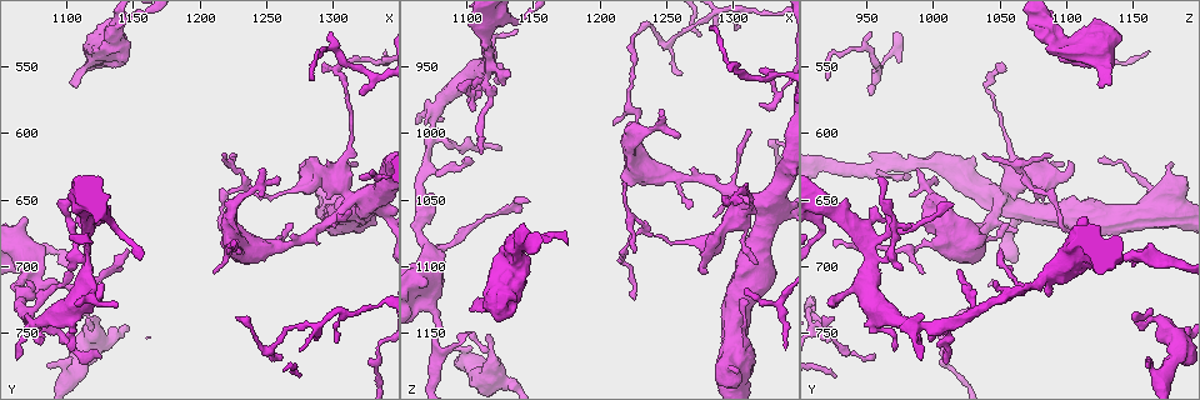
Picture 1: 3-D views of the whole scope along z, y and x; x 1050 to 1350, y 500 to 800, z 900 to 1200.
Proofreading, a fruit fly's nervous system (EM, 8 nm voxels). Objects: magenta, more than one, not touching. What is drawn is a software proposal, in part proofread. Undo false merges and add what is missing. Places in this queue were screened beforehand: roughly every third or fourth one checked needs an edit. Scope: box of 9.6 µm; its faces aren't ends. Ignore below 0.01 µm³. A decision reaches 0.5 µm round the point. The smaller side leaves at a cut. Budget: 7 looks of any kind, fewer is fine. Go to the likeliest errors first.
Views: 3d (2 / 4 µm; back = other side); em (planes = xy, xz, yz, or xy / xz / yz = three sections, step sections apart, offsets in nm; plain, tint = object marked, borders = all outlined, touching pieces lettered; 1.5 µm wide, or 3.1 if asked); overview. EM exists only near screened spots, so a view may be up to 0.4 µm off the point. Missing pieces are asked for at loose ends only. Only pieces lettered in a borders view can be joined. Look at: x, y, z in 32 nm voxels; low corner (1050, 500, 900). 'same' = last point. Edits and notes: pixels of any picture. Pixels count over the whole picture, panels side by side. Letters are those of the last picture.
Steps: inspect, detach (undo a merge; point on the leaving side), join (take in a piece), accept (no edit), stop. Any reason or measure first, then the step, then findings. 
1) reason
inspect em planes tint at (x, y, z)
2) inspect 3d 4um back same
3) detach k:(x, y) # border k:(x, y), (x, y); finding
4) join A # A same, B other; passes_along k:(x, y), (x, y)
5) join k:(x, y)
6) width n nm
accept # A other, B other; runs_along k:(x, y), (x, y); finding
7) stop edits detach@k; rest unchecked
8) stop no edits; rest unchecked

free end
inspect em 3.1um xz step 16 borders at (1104, 702, 1022)

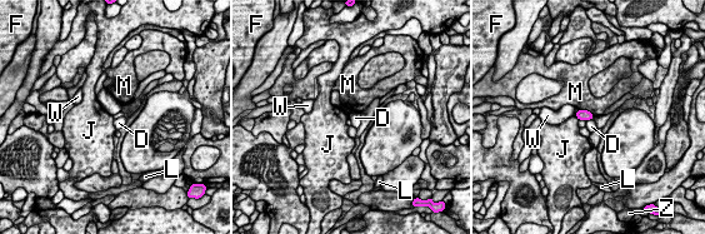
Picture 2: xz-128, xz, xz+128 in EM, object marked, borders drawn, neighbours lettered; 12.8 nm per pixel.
inspect em 3.1um planes borders same

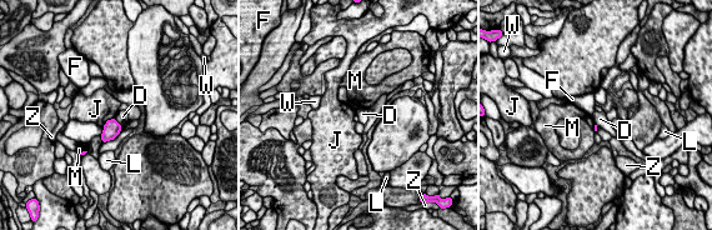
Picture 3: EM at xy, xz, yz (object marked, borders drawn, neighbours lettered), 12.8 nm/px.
longest_contact J 200 nm
accept # D other, F other, J other, L other, M other, W other, Z other; border 3:(114, 118), (121, 125); no lettered piece goes on from it

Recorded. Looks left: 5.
inspect 3d 4um at (1116, 738, 1152)

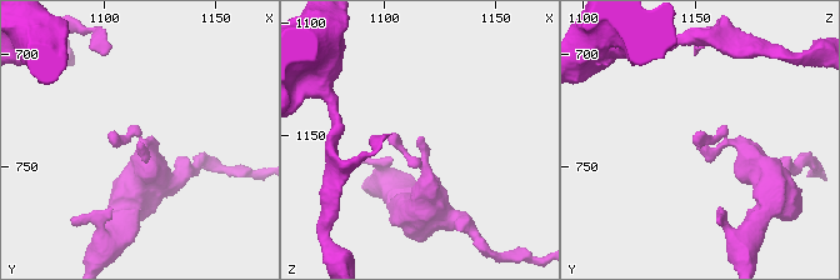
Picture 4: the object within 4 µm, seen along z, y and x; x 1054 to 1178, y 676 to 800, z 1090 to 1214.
inspect em planes plain at (1115, 740, 1150)

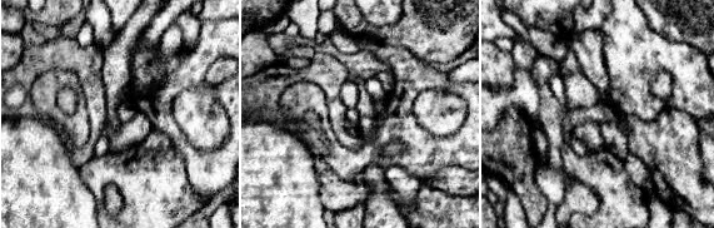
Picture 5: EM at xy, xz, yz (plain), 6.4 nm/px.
inspect em planes borders same

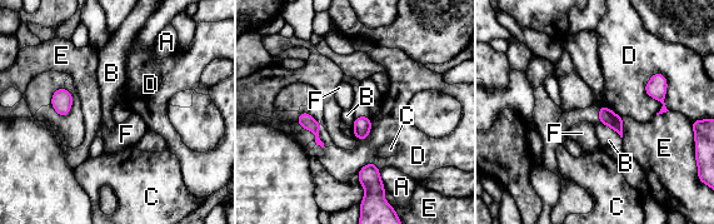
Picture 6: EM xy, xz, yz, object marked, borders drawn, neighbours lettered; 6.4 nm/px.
longest_contact D 280 nm
accept # A other, B other, C other, D other, E other, F other; border 6:(599, 122), (610, 127), (620, 138); no lettered piece goes on from it

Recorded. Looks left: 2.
stop no edits; rest unchecked

